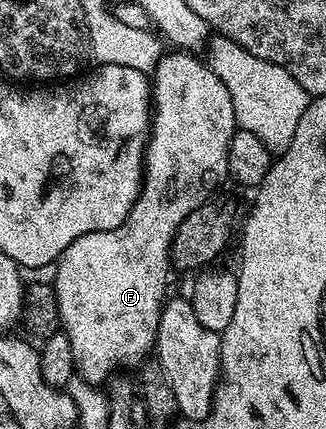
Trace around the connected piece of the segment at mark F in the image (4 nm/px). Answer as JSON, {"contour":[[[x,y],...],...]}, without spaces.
{"contour":[[[181,50],[167,51],[152,73],[151,138],[144,161],[142,190],[120,226],[107,232],[84,234],[58,257],[53,282],[58,299],[61,331],[69,338],[77,375],[102,386],[119,370],[141,365],[151,355],[158,338],[162,305],[168,299],[166,279],[172,273],[170,247],[180,222],[188,218],[230,176],[228,150],[238,128],[232,98],[205,59]]]}

